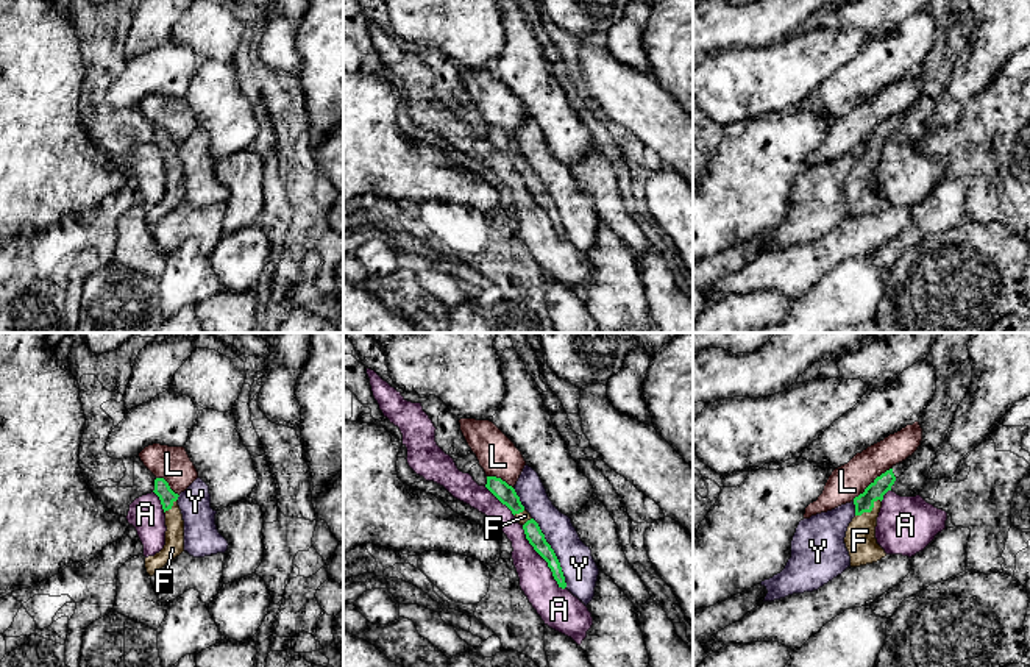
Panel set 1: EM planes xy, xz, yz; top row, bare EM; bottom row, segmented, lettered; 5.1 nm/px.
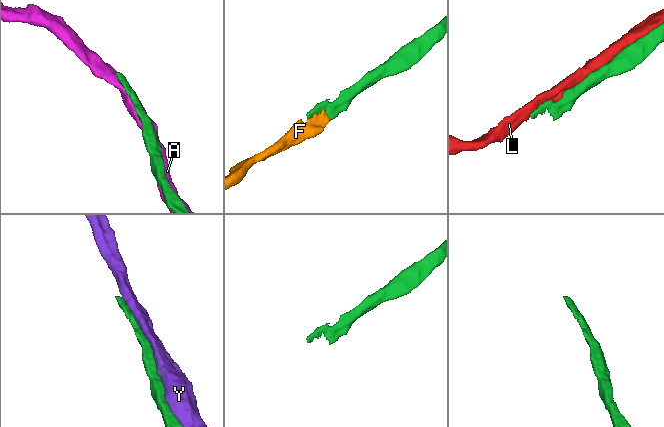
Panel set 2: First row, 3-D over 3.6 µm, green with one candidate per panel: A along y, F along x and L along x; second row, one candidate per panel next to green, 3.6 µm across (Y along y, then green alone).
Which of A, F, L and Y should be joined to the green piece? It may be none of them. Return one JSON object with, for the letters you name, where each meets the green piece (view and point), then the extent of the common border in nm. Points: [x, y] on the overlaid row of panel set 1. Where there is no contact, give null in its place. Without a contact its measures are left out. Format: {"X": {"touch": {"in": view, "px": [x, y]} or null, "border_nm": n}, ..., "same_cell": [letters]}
{"F": {"touch": {"in": "yz", "px": [870, 511]}, "border_nm": 160}, "same_cell": ["F"]}

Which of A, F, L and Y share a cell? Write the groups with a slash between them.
A / F / L / Y

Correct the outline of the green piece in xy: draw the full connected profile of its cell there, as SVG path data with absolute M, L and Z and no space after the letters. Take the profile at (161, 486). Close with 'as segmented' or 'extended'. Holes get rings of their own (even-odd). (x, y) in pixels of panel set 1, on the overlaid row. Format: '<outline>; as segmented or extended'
M164 478L154 480L153 490L162 505L165 514L165 545L154 556L145 558L145 569L153 576L165 564L172 562L176 556L184 551L184 520L178 506L178 494L175 494Z; extended

